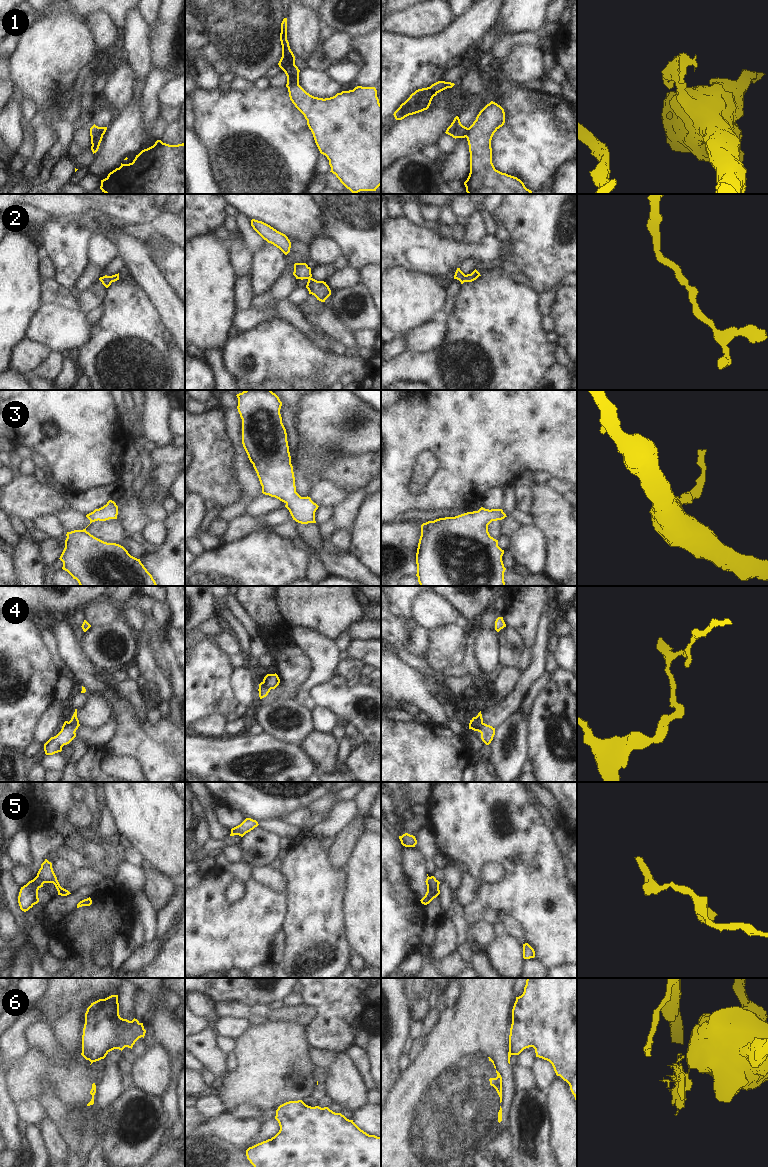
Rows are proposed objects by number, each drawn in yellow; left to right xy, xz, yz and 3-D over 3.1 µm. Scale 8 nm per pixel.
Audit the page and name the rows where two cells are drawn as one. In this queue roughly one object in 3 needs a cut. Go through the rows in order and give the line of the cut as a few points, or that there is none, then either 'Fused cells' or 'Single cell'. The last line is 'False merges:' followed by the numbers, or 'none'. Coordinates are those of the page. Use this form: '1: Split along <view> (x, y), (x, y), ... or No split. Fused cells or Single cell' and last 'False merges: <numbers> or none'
1: Split along xy (102, 135), (92, 145). Fused cells
2: No split. Single cell
3: No split. Single cell
4: Split along xy (67, 722), (75, 730). Fused cells
5: No split. Single cell
6: Split along yz (509, 1039), (509, 1050), (512, 1054). Fused cells
False merges: 1, 4, 6

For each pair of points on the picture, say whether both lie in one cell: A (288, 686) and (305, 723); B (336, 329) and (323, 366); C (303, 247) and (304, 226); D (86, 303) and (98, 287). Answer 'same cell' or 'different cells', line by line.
A: different cells
B: different cells
C: different cells
D: same cell

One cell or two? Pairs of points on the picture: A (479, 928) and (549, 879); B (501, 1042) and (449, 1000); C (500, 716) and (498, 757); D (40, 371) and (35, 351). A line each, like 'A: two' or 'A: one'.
A: two
B: two
C: two
D: two

